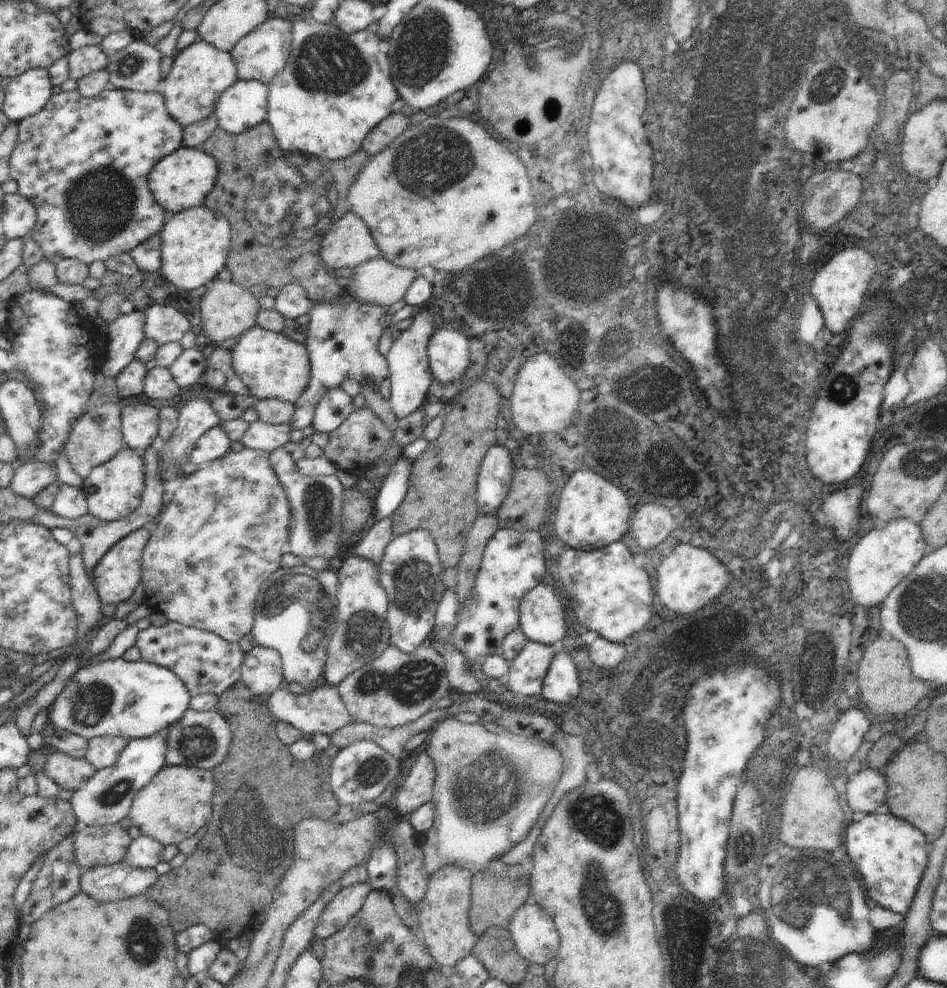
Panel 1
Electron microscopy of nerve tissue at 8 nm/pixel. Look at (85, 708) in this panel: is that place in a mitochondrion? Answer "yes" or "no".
yes

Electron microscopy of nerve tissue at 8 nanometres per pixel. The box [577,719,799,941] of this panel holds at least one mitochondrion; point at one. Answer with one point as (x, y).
(604, 915)

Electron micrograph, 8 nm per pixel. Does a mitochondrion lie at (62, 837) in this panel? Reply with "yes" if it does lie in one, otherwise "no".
no

